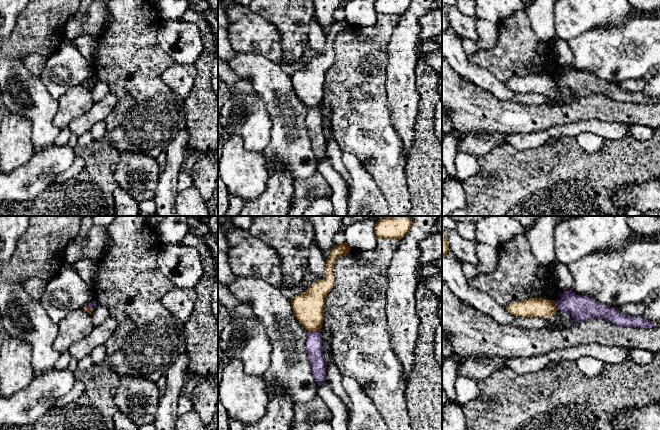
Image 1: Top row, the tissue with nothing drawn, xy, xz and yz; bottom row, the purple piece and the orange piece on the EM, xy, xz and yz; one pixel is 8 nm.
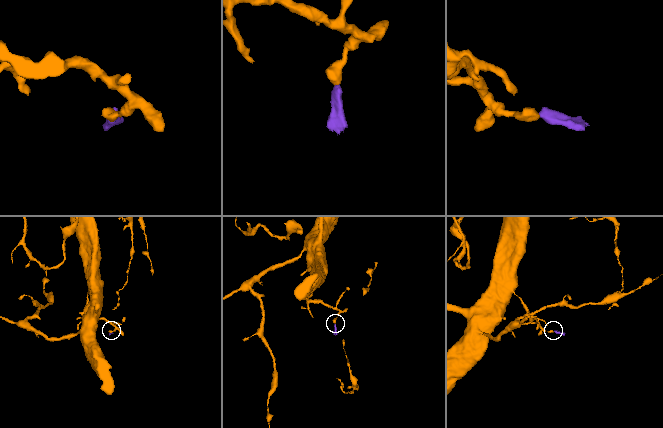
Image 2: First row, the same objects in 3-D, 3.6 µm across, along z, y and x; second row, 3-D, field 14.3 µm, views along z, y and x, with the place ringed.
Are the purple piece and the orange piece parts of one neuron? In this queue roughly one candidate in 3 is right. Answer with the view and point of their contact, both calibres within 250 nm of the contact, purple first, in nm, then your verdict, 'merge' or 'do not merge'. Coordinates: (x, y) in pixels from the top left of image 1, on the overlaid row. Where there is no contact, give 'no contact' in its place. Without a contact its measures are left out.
meets purple in xz at (314, 331); 140 nm thick on the purple side, 260 nm on the other; do not merge

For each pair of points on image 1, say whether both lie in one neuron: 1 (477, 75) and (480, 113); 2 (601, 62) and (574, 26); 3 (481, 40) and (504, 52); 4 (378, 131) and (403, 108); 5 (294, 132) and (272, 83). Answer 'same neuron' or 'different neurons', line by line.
1: different neurons
2: different neurons
3: different neurons
4: different neurons
5: same neuron

